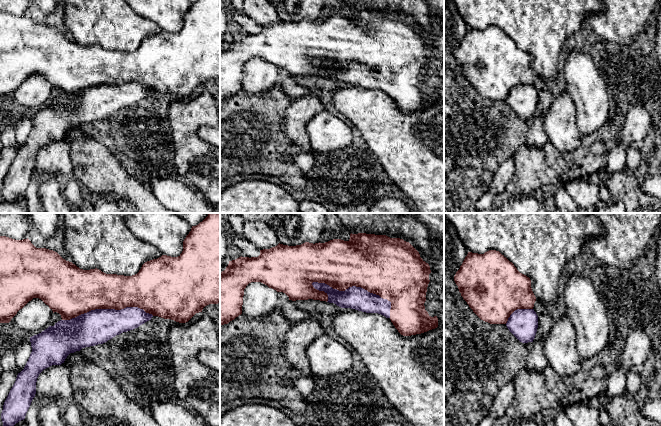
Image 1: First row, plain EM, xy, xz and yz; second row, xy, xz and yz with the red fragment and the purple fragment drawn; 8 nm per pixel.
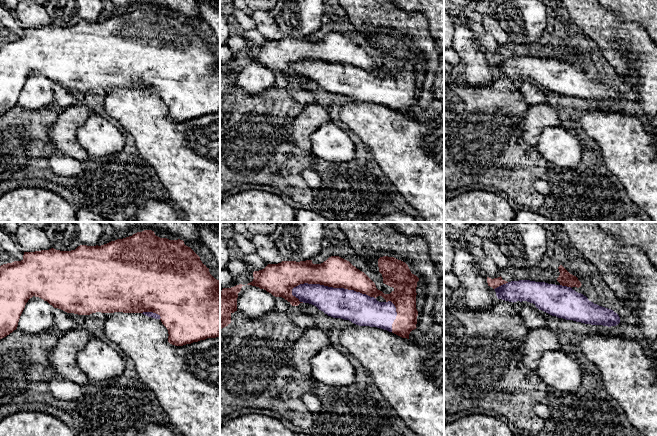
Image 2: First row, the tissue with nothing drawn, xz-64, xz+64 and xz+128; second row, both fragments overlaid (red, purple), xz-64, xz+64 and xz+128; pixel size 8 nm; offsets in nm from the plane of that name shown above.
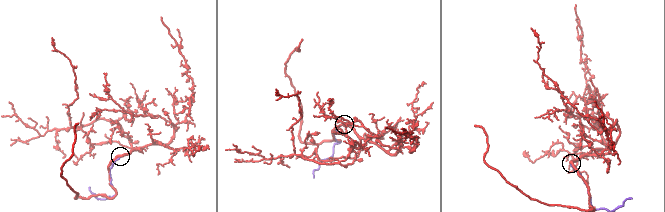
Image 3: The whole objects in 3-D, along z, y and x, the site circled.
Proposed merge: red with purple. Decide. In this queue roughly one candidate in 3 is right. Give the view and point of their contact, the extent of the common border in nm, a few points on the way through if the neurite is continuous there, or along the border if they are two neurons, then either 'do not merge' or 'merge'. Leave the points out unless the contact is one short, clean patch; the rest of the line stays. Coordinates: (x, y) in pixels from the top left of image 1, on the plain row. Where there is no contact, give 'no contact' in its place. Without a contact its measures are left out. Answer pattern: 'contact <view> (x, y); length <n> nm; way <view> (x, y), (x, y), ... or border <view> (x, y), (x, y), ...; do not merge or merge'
contact xz (358, 62); length 700 nm; merge

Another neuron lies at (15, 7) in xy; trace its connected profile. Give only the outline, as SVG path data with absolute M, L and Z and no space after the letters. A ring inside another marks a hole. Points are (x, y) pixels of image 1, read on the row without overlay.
M0 0L0 12L15 16L28 14L30 0Z

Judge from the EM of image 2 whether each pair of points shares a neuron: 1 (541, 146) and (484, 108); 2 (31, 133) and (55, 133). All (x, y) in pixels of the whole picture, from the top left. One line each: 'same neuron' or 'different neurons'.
1: different neurons
2: different neurons

